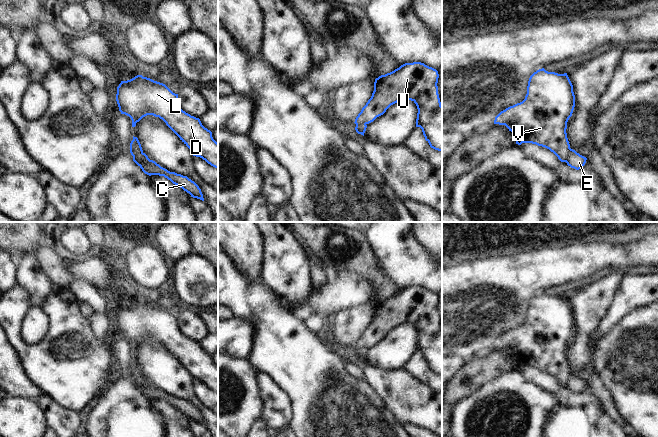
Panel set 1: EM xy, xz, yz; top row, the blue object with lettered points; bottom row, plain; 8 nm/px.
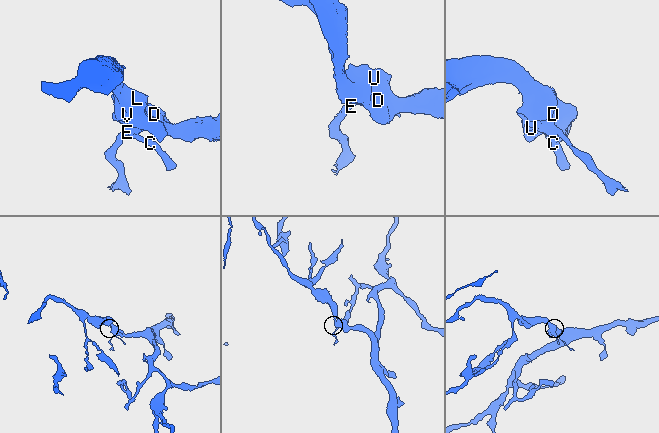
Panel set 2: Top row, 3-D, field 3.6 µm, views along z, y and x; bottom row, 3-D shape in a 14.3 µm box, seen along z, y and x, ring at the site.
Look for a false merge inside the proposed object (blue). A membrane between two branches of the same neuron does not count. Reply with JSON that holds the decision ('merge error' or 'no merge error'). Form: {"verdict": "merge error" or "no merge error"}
{"verdict": "merge error"}

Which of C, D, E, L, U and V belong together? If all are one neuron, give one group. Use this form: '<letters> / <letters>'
C E / D L U V

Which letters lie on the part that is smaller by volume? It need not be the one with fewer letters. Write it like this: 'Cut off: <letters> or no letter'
Cut off: C, E

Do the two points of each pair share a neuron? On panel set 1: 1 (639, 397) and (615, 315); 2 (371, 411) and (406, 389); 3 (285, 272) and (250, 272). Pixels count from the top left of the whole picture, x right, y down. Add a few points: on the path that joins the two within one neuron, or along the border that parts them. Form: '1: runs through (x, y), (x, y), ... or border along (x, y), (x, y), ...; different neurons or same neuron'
1: border along (636, 308), (627, 312), (614, 325), (601, 333); different neurons
2: border along (370, 384), (383, 400), (386, 407), (399, 421); different neurons
3: border along (262, 249), (263, 256), (259, 281); different neurons

